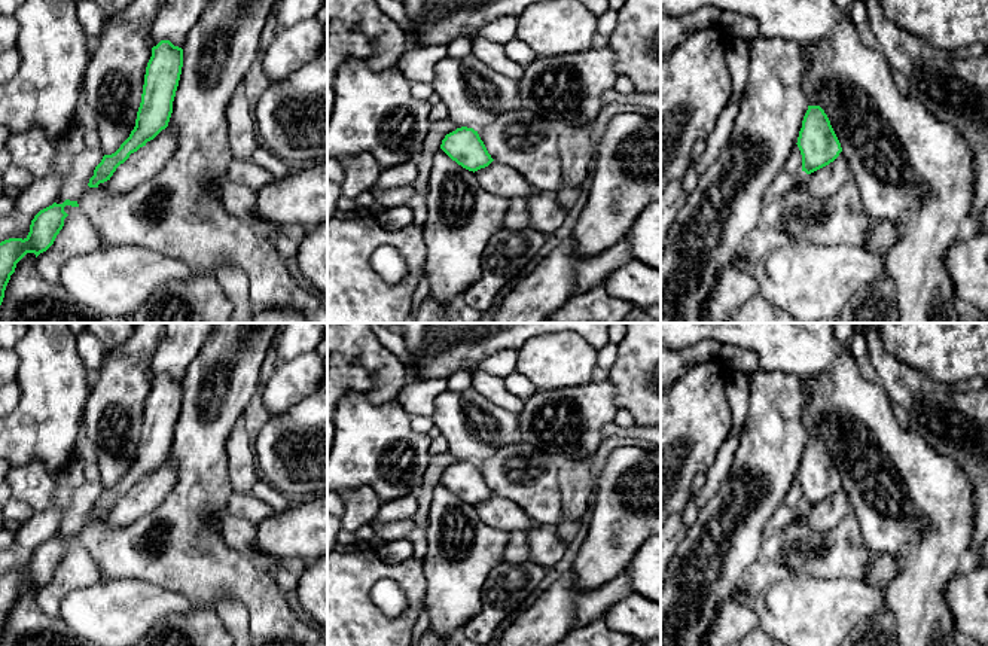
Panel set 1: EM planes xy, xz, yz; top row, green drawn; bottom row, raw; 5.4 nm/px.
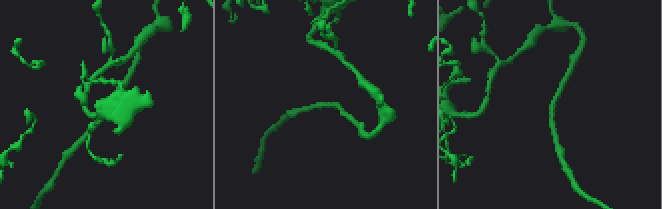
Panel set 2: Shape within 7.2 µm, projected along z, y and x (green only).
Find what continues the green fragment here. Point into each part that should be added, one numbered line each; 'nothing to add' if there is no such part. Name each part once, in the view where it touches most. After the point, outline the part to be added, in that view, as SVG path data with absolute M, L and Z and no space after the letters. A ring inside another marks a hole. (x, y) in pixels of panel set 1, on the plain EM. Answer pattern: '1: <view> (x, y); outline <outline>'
1: xy (148, 494); outline M167 460L116 502L107 514L107 524L119 528L150 514L170 494L176 482L177 472Z

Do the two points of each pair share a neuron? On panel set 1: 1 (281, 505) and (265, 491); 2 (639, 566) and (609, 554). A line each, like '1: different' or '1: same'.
1: same
2: different

